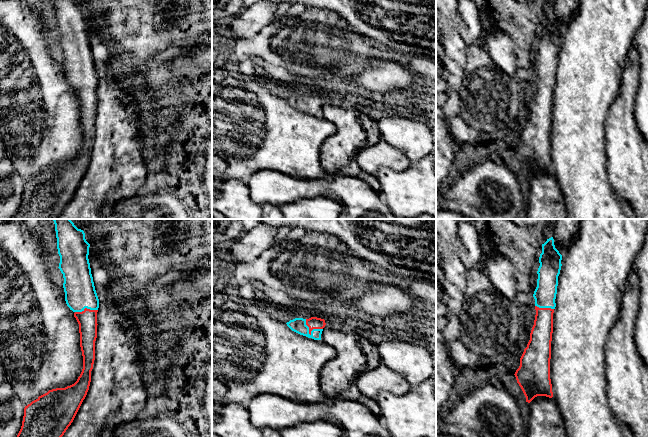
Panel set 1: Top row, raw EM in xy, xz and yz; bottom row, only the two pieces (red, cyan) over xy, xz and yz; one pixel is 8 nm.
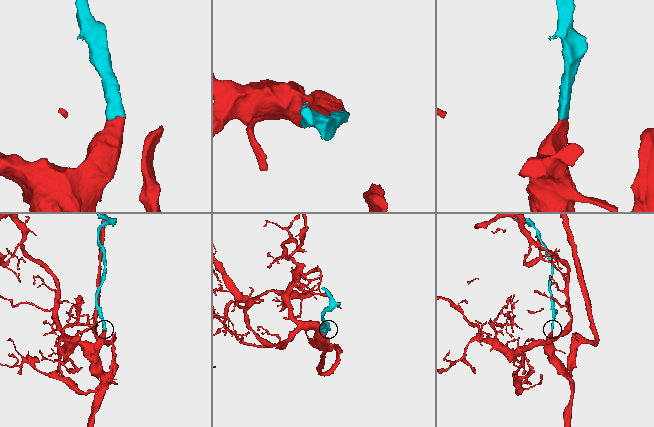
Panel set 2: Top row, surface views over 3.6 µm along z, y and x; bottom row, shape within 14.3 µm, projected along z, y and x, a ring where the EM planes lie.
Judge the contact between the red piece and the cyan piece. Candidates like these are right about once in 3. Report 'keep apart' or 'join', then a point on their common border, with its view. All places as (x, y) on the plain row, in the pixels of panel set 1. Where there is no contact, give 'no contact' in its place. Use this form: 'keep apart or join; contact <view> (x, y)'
join; contact xz (310, 107)

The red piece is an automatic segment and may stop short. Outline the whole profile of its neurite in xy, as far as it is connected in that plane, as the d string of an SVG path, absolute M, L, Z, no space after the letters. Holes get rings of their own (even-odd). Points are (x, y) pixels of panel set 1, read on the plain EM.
M55 0L55 7L60 32L58 44L64 54L65 77L70 86L74 88L74 93L79 100L83 145L74 160L65 164L49 166L25 182L22 202L13 219L58 219L73 198L91 158L91 147L95 136L99 75L88 35L90 20L85 15L84 7L78 5L74 0Z

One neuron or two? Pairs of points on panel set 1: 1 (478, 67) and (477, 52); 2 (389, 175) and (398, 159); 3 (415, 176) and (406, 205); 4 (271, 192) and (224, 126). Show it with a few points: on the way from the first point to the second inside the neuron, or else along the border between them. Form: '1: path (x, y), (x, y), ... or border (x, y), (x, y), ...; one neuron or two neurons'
1: path (478, 63), (477, 56); one neuron
2: border (412, 163), (400, 171), (380, 167), (374, 175); two neurons
3: path (415, 183), (415, 189), (408, 198); one neuron
4: border (280, 171), (258, 170), (246, 182); two neurons

